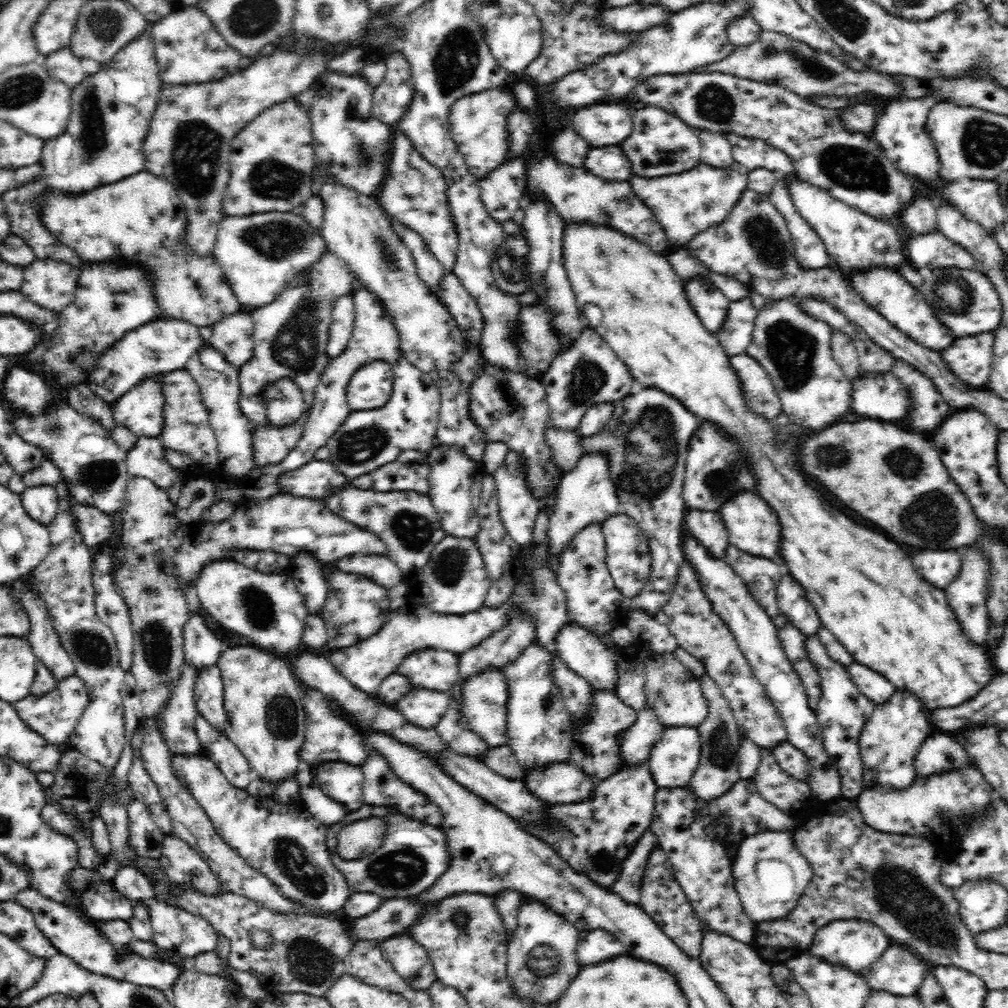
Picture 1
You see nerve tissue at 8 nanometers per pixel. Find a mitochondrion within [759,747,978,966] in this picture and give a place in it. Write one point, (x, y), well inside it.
(898, 890)

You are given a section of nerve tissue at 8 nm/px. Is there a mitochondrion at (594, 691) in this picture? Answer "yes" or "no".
no

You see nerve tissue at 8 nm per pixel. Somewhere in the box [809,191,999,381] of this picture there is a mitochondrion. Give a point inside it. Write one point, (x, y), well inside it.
(951, 294)

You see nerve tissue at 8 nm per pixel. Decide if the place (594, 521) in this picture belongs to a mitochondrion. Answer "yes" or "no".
no

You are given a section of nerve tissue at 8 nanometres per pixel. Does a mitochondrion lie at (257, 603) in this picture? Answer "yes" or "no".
yes

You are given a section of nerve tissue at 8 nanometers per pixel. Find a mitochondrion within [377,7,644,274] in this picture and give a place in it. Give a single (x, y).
(455, 61)

